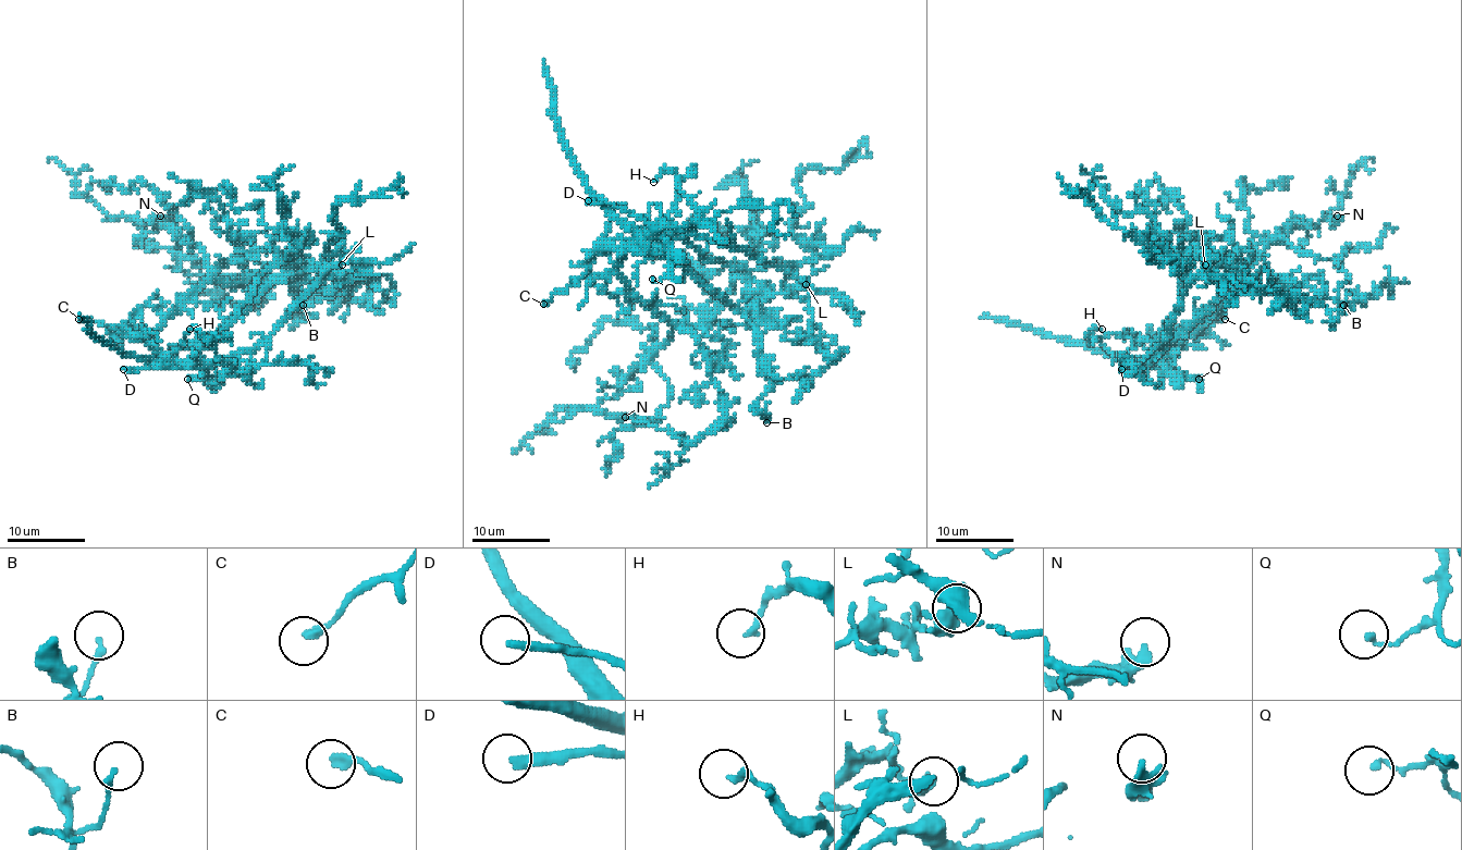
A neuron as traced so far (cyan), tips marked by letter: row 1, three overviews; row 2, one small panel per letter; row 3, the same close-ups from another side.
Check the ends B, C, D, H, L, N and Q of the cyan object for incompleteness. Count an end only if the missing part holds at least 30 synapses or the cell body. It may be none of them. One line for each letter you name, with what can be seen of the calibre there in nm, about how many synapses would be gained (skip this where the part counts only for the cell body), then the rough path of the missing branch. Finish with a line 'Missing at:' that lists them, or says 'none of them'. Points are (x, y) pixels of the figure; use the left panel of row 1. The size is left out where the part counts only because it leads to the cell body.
D: calibre 280 nm; course (123, 369), (108, 373), (47, 408)
Missing at: D

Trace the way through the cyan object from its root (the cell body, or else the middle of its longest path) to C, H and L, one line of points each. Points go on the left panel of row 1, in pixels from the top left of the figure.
C: (189, 366), (174, 366), (162, 354), (121, 330), (121, 334), (115, 336), (106, 324), (78, 319)
H: (189, 366), (192, 357), (207, 342), (205, 339), (214, 336), (207, 340), (195, 329), (189, 329)
L: (189, 366), (201, 346), (268, 285), (289, 275), (296, 265), (314, 268), (330, 258), (342, 265)

